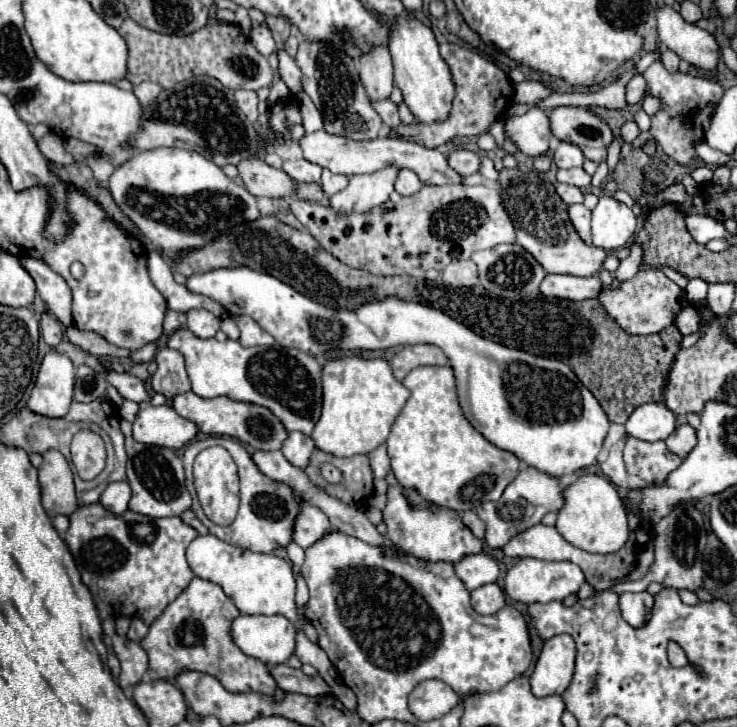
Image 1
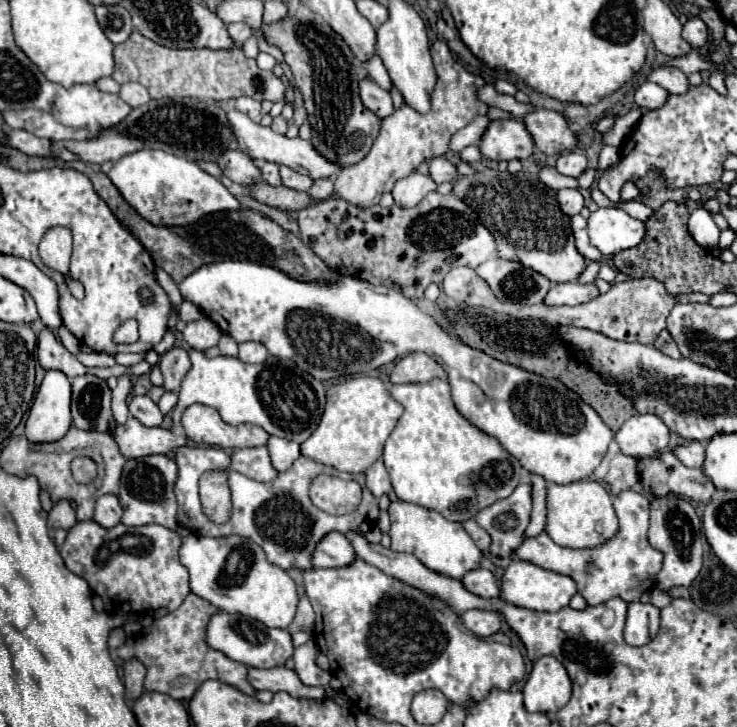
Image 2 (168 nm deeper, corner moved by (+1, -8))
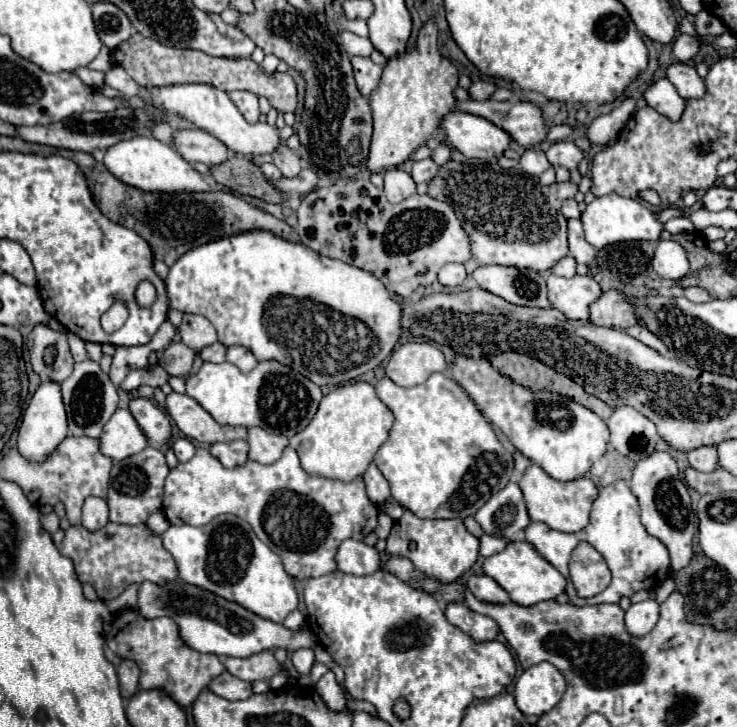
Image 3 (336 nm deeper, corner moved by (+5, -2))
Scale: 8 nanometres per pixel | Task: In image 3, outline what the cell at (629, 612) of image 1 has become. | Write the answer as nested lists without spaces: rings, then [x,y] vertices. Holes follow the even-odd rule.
[[[645,600],[639,604],[631,604],[625,612],[625,626],[631,636],[645,636],[659,618],[659,604],[655,600]]]

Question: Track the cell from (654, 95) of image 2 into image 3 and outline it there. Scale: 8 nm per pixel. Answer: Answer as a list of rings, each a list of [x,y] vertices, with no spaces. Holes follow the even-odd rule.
[[[661,78],[657,80],[647,92],[645,92],[645,100],[651,108],[655,108],[659,114],[667,116],[669,120],[681,120],[683,110],[685,110],[685,100],[677,94],[677,88],[667,80]]]

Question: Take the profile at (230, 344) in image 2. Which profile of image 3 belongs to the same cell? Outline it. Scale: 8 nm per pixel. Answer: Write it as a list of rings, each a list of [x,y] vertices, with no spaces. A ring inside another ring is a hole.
[[[215,342],[215,344],[207,346],[207,348],[203,348],[201,350],[201,360],[203,362],[215,362],[215,364],[223,362],[225,360],[225,348],[223,348],[223,344]]]

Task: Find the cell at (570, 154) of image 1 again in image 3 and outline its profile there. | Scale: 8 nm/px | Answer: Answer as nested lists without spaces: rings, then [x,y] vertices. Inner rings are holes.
[[[555,142],[547,148],[547,158],[553,166],[563,166],[567,170],[577,170],[579,162],[583,160],[583,152],[573,142]]]

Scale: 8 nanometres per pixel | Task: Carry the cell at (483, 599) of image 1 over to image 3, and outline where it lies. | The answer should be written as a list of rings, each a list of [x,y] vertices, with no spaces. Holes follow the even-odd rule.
[[[463,600],[449,602],[445,608],[445,616],[453,626],[461,628],[475,642],[489,642],[489,640],[495,640],[499,634],[499,626],[495,624],[493,618],[469,610]]]

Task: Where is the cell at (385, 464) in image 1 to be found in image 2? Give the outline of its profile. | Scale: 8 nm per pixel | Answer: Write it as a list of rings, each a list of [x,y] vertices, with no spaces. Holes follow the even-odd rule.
[[[379,458],[375,464],[371,464],[365,474],[367,474],[367,488],[369,488],[377,498],[391,492],[391,480],[389,480],[387,468],[385,468],[385,464],[383,464],[381,458]]]

